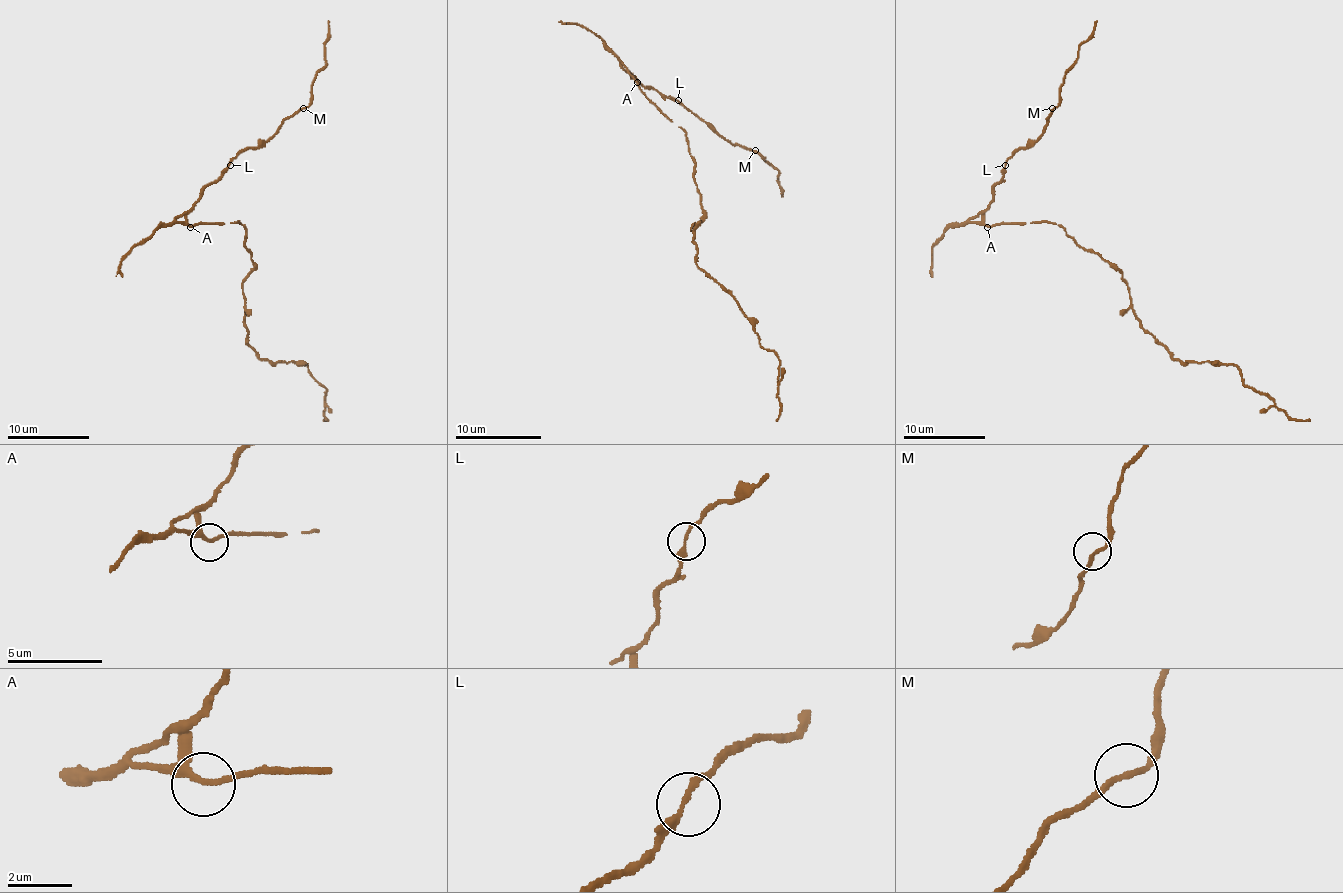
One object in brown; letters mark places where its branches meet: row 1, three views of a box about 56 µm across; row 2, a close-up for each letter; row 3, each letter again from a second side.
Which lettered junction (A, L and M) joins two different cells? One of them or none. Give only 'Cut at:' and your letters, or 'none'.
Cut at: none

